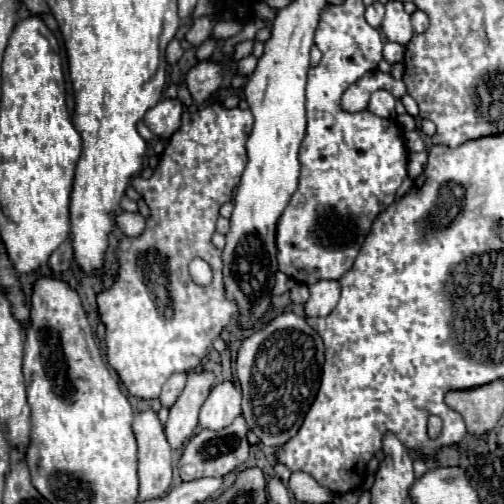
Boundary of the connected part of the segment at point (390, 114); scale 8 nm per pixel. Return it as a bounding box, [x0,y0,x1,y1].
[368,90,396,120]

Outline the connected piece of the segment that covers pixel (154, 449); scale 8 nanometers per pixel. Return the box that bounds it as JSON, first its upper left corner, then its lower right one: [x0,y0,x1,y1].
[132,410,172,500]

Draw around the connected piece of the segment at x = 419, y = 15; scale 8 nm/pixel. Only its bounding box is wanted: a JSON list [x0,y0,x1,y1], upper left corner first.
[412,10,428,34]

